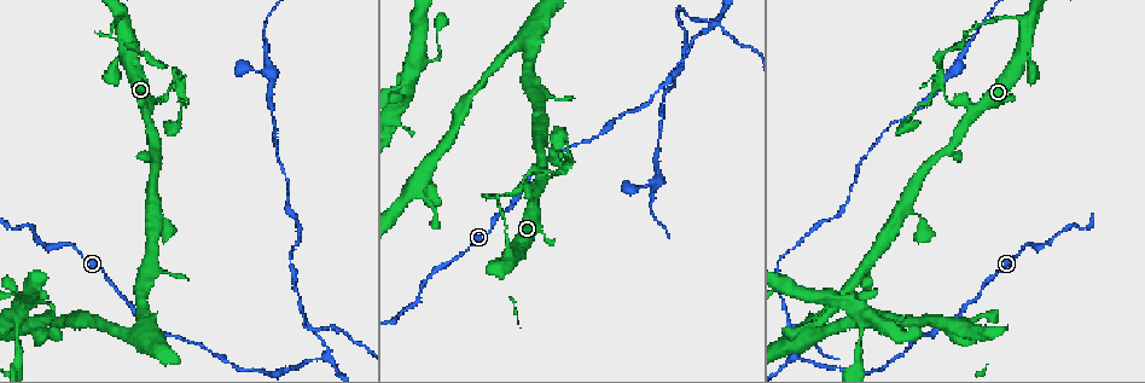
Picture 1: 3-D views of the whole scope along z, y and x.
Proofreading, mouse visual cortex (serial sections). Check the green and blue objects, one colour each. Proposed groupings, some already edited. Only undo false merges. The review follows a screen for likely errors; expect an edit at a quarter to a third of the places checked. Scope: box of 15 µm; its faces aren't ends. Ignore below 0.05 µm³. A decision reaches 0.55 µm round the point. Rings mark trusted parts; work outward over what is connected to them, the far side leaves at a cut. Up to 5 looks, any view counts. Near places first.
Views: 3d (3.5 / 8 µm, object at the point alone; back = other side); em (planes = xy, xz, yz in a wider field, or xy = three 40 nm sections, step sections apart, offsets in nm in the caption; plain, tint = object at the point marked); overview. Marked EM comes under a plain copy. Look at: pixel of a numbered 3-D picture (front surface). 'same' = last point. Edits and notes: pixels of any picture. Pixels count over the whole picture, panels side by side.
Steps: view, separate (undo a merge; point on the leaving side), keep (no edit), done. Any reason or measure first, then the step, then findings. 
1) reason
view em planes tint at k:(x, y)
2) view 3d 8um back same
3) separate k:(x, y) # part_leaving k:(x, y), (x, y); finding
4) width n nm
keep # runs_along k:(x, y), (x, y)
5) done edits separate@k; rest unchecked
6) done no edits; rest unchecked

a fork
view 3d 3.5um at 1:(124, 23)

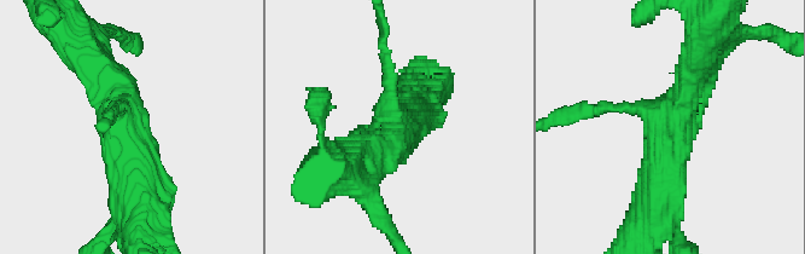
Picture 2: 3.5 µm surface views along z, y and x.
arms 3; arm_widths 150, 400, 500 nm
view em xy step 2 tint at 2:(125, 125)

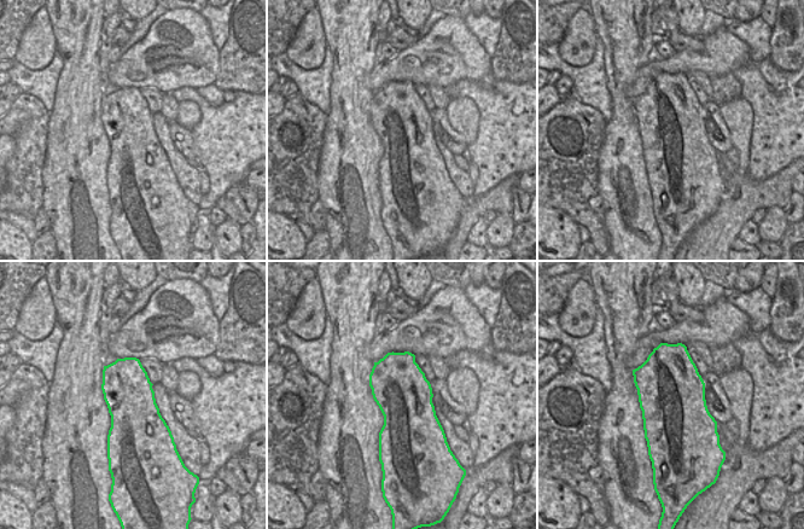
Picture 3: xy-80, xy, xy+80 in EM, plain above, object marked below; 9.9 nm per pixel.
separate 2:(594, 109) # part_leaving 2:(636, 109), (599, 105), (569, 116); two cells meet here

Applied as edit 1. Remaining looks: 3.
side arm on a straight run
view 3d 8um at 1:(976, 111)

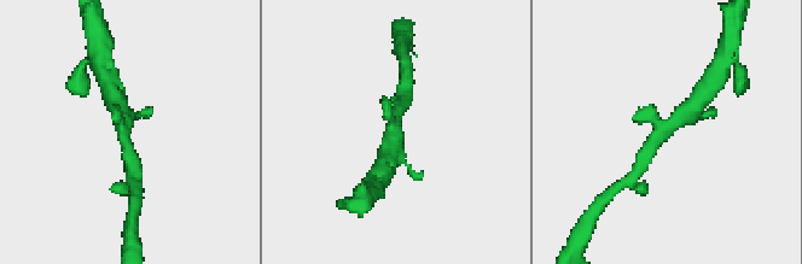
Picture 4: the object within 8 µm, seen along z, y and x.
arms 3; arm_widths 350, 350, 500 nm
view em planes tint at 4:(125, 127)

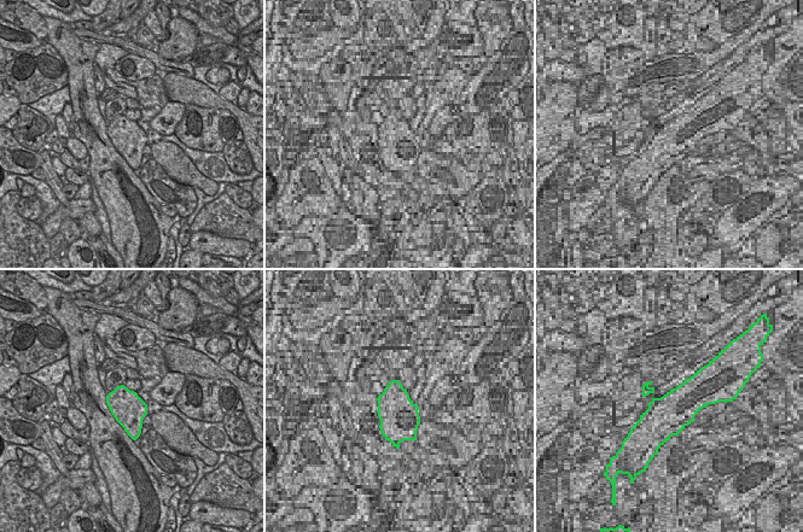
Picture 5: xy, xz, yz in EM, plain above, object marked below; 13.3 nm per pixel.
keep # runs_along 4:(693, 106), (662, 132), (646, 156); all the same cell

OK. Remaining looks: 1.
done edits separate@2; rest unchecked

